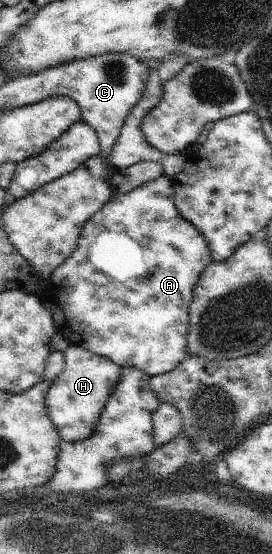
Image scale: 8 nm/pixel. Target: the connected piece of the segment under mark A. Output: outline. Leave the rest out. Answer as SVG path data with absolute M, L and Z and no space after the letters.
M164 173L152 181L147 181L146 184L139 185L128 194L116 195L114 193L110 201L84 224L76 251L57 267L53 280L46 285L46 291L42 291L39 297L44 307L52 314L57 332L61 333L61 336L68 340L70 345L77 345L92 353L106 356L116 365L141 369L142 372L146 372L150 377L176 369L180 361L188 356L187 331L189 328L189 305L193 298L193 289L198 283L202 272L214 262L204 235L185 217L182 217L182 214L178 211L175 197L173 196L171 179L171 176Z

